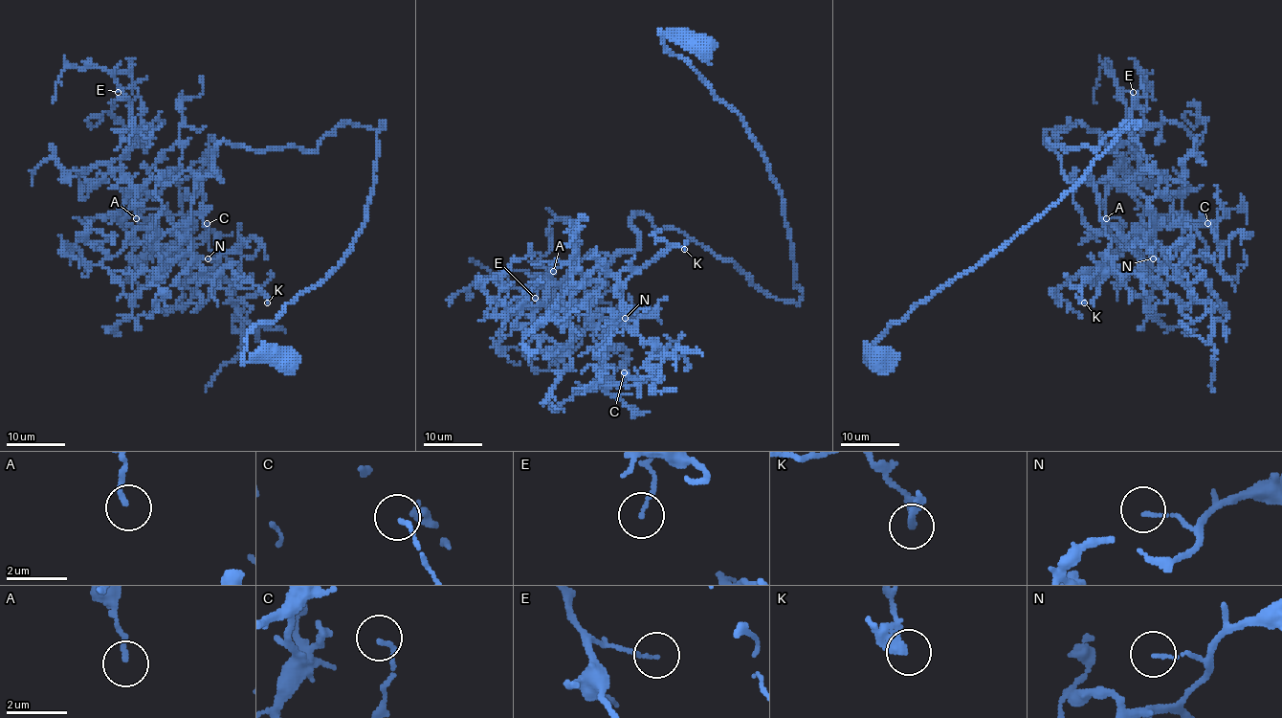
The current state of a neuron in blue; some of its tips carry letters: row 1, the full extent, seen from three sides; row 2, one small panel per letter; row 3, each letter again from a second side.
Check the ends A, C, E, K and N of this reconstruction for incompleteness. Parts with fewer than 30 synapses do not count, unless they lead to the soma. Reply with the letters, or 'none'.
none

